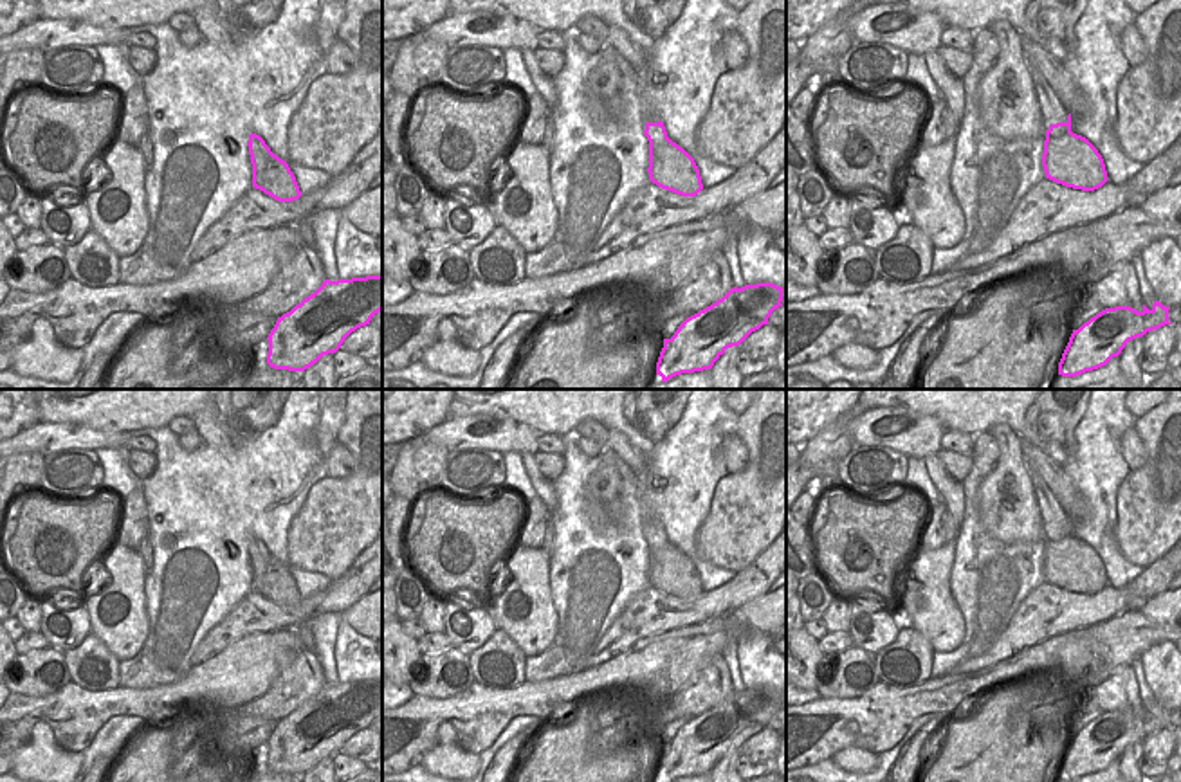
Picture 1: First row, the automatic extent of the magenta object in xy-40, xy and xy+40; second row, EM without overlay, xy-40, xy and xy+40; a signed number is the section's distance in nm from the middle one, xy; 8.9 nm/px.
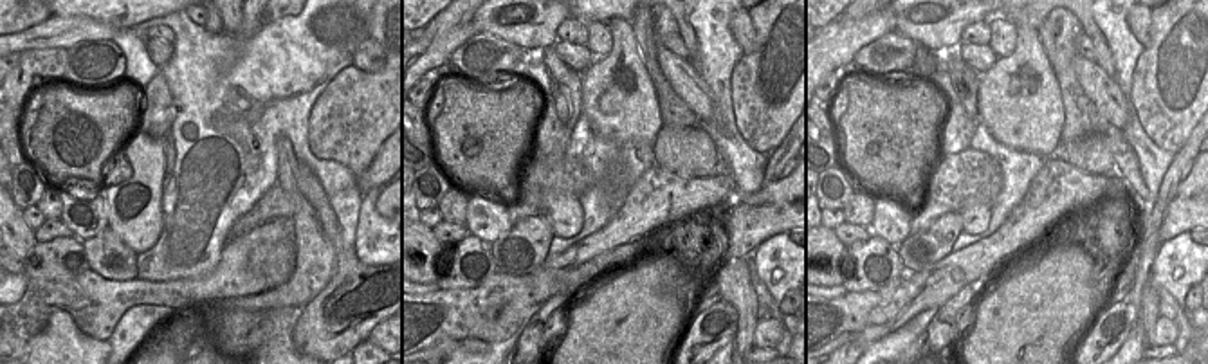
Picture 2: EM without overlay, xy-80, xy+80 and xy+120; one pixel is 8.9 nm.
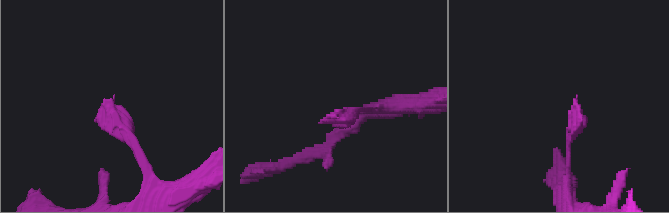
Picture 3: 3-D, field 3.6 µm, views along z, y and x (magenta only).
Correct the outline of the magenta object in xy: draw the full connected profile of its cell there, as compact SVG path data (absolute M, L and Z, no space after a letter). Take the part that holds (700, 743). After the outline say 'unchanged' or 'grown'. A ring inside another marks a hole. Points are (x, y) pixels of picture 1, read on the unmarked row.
M774 687L730 692L721 703L687 721L664 751L656 778L673 782L682 777L710 773L727 751L739 750L752 735L768 728L783 705L783 690Z; unchanged

